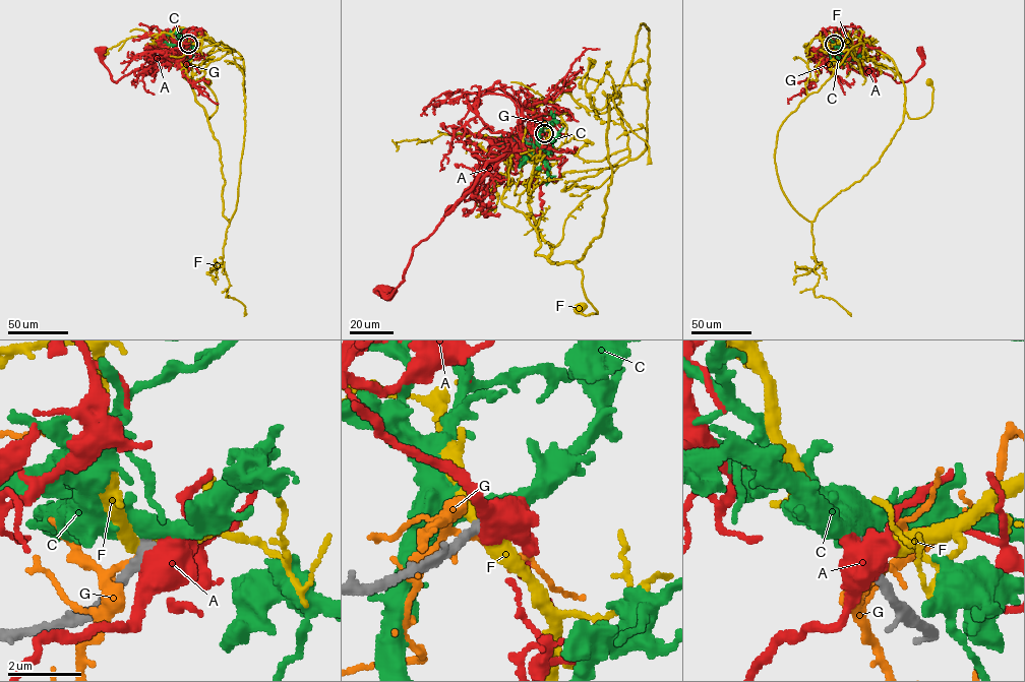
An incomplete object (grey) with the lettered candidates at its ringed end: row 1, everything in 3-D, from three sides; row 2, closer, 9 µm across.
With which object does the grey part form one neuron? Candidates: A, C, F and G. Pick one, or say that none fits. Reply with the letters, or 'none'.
none

